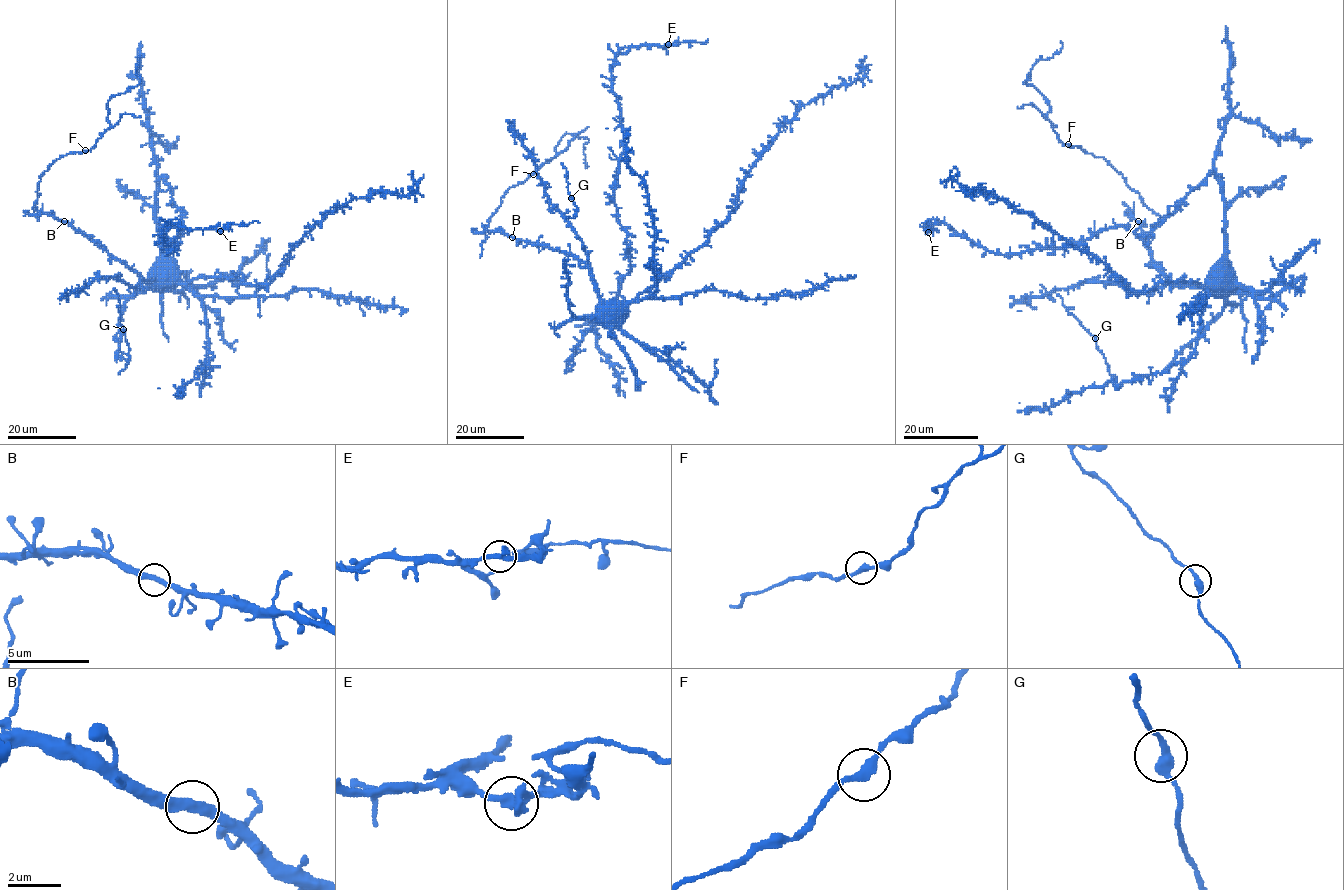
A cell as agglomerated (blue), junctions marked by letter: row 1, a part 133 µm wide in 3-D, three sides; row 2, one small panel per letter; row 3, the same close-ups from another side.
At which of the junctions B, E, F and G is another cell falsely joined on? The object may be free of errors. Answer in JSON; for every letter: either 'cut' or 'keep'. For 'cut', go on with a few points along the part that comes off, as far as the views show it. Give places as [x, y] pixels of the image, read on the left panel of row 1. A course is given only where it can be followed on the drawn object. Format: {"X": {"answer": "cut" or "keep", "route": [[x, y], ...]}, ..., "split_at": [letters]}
{"B": {"answer": "keep"}, "E": {"answer": "cut", "route": [[220, 231], [230, 223], [247, 225], [253, 221], [260, 222]]}, "F": {"answer": "keep"}, "G": {"answer": "keep"}, "split_at": ["E"]}

